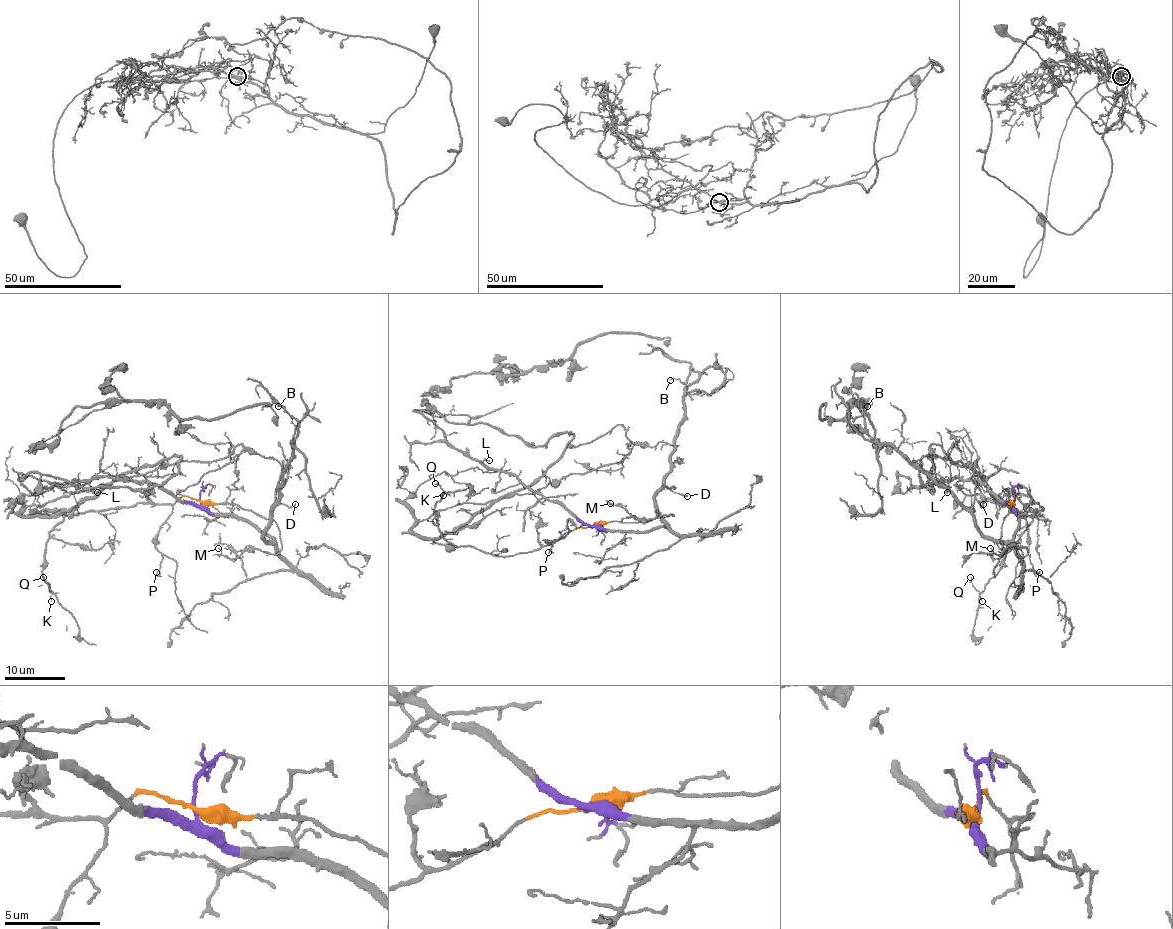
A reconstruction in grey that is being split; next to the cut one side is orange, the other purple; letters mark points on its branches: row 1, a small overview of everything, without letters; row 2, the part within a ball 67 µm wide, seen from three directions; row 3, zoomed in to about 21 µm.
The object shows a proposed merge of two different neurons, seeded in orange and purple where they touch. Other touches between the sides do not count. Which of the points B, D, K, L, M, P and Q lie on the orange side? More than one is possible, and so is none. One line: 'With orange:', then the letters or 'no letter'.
With orange: K, M, P, Q

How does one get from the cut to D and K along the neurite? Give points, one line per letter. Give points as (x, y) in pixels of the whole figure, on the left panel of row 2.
D: (200, 500), (212, 512), (248, 518), (267, 541), (270, 505), (276, 499), (294, 503)
K: (200, 500), (181, 496), (171, 503), (139, 503), (67, 514), (46, 544), (43, 579), (52, 594), (50, 601)

